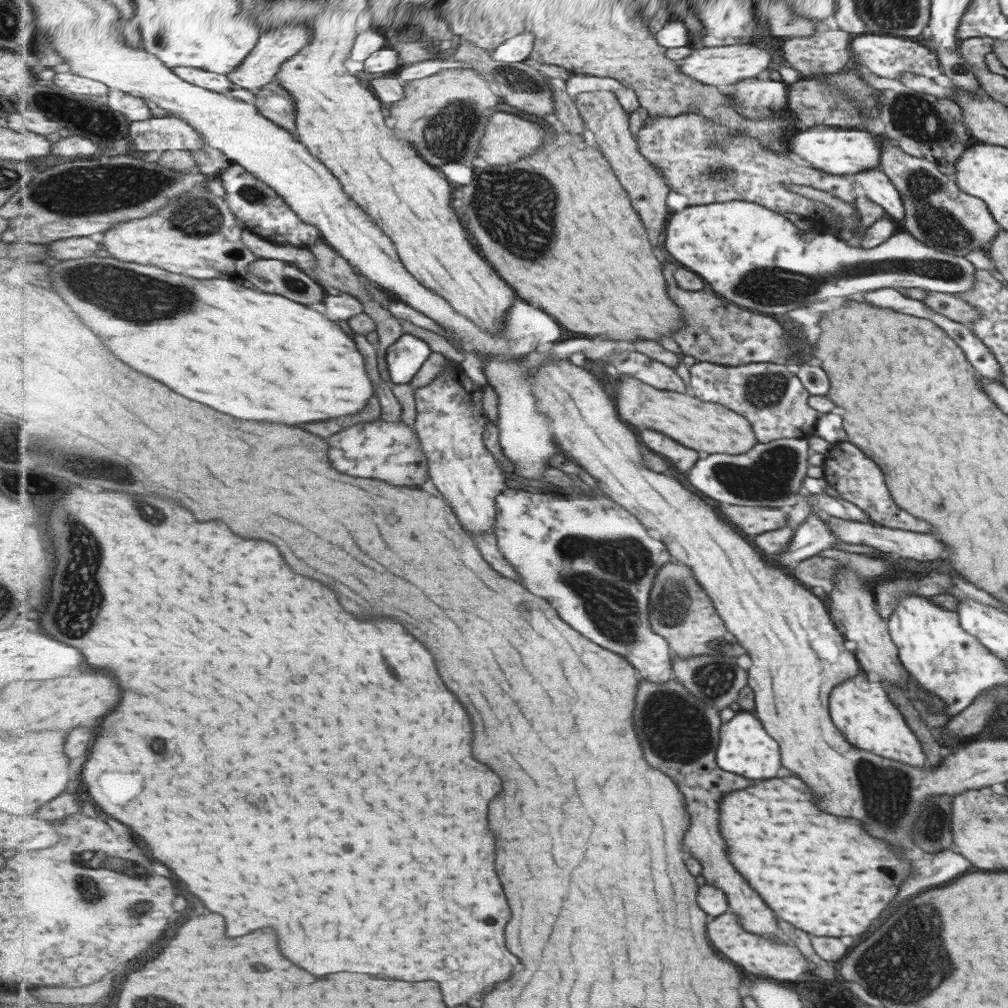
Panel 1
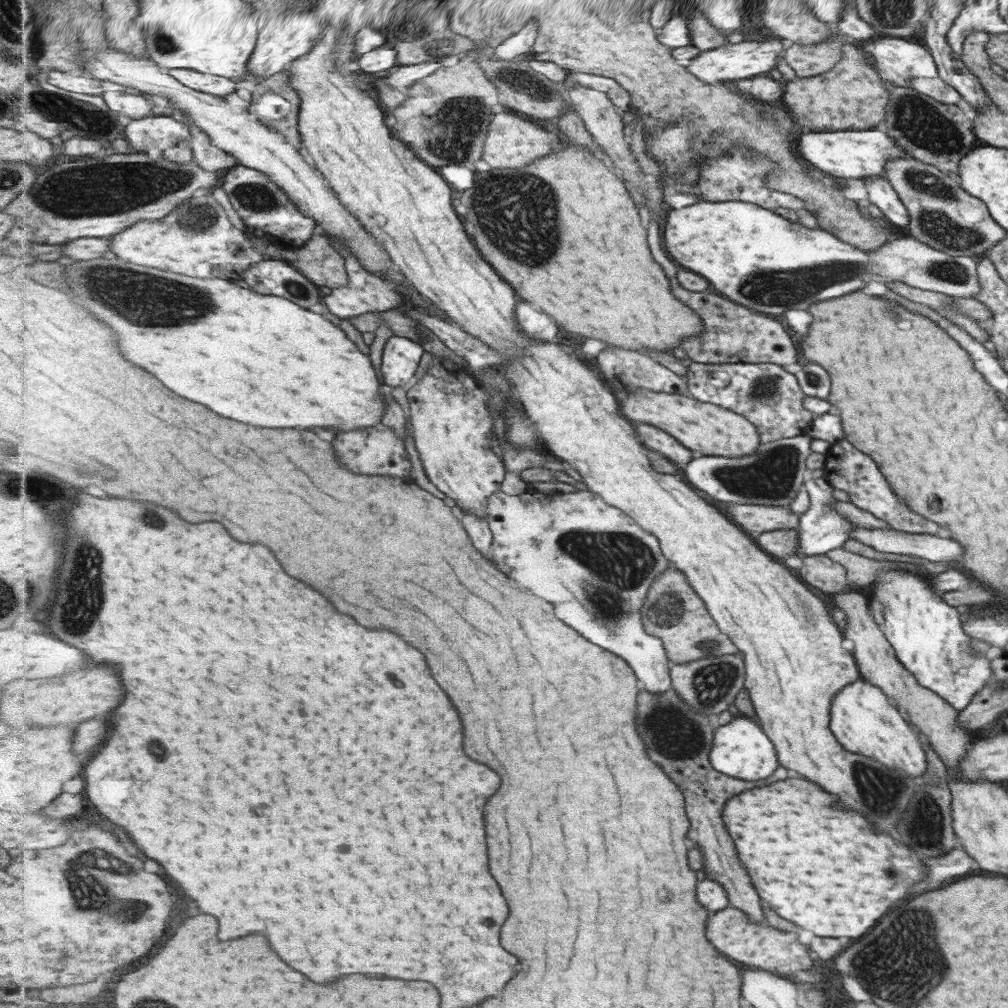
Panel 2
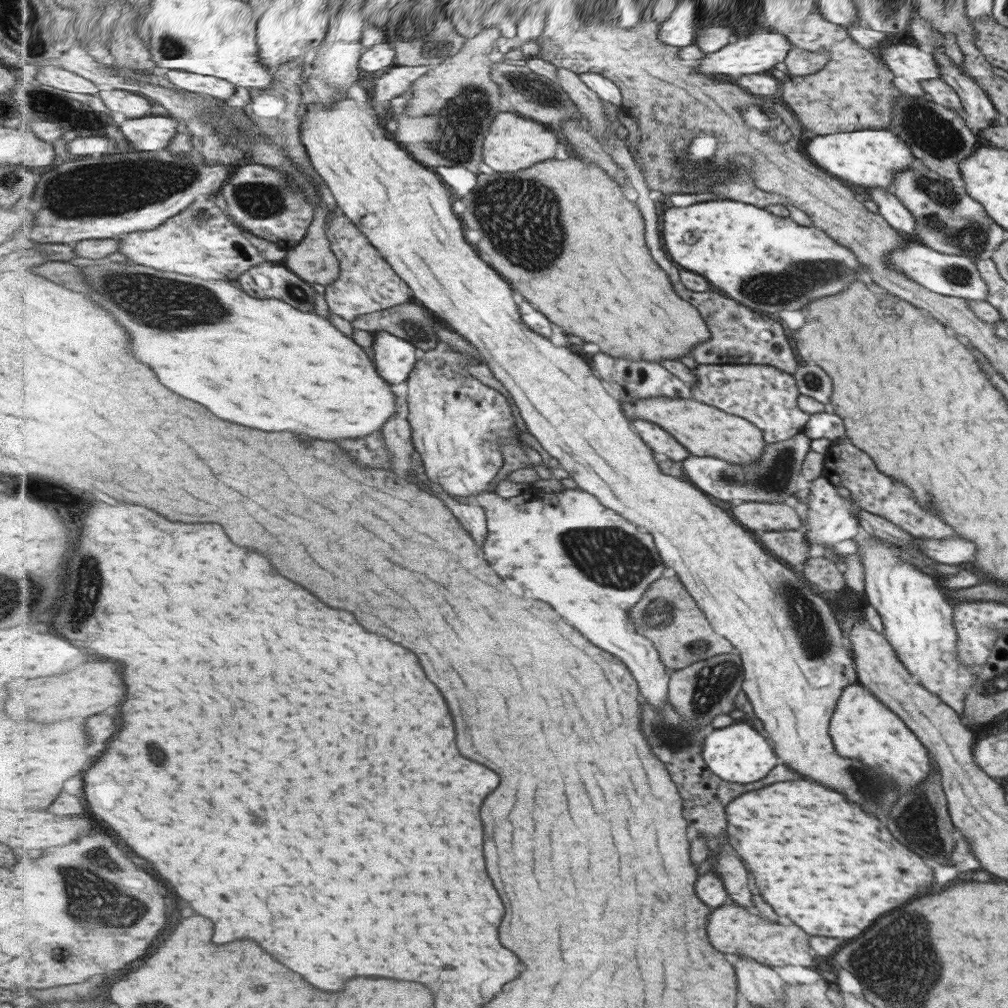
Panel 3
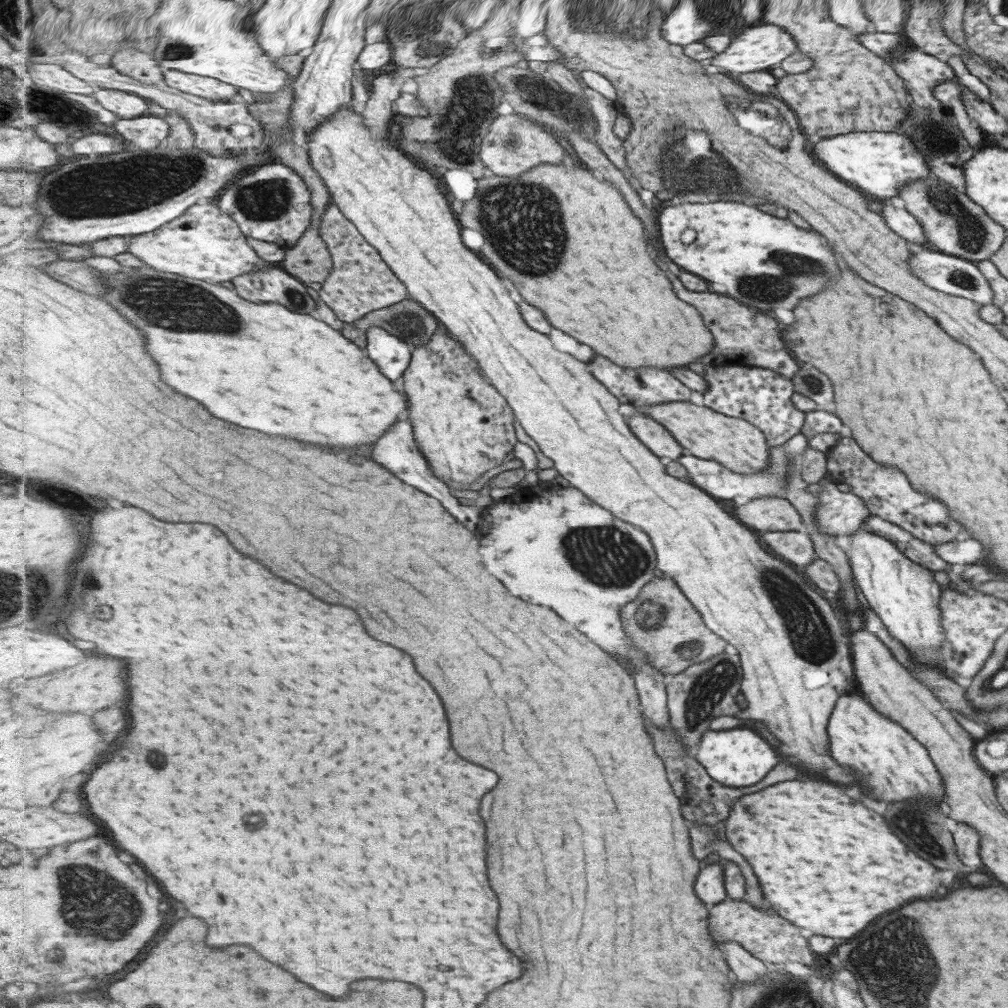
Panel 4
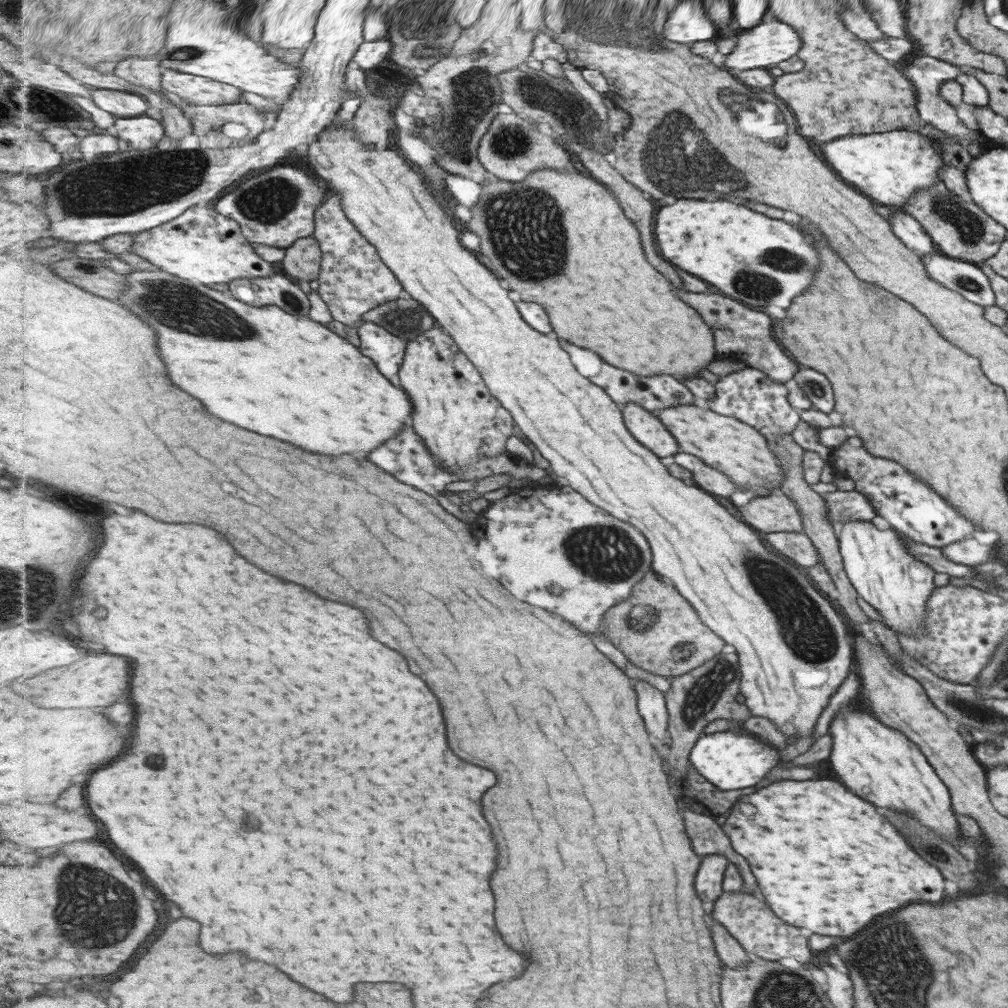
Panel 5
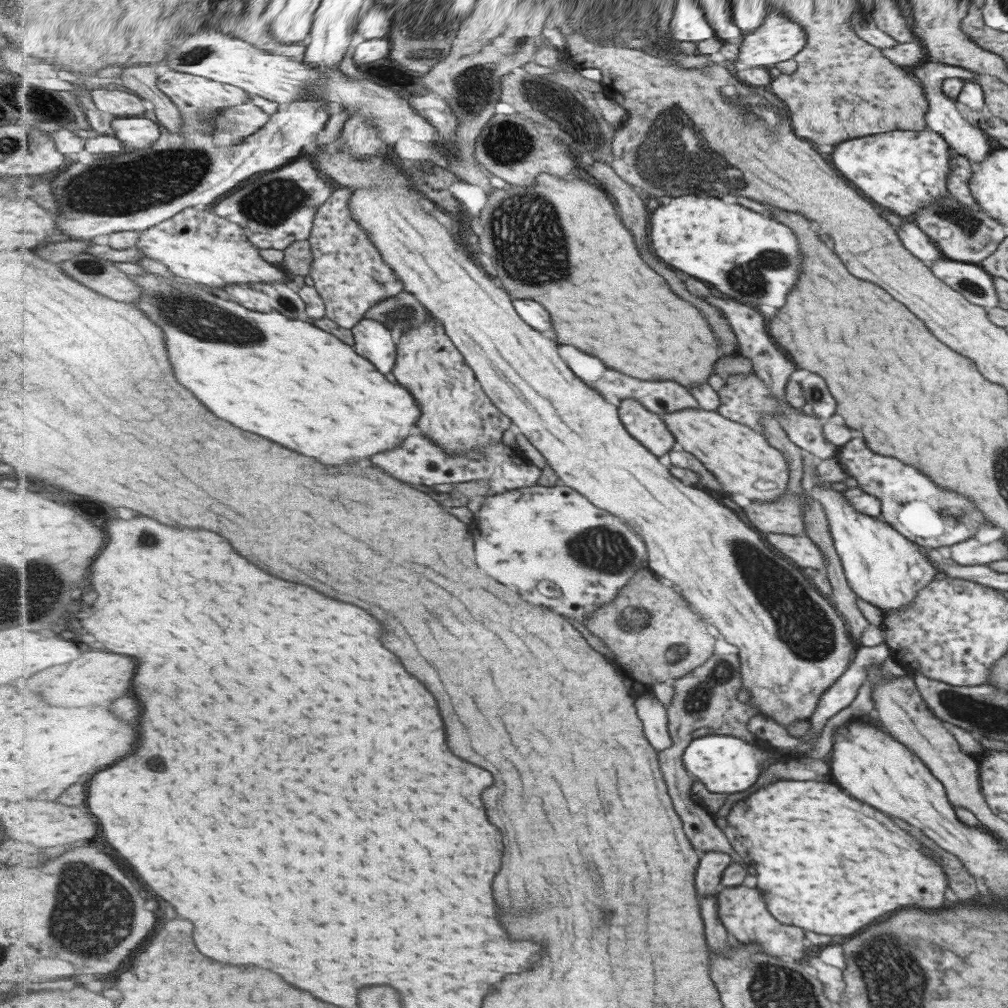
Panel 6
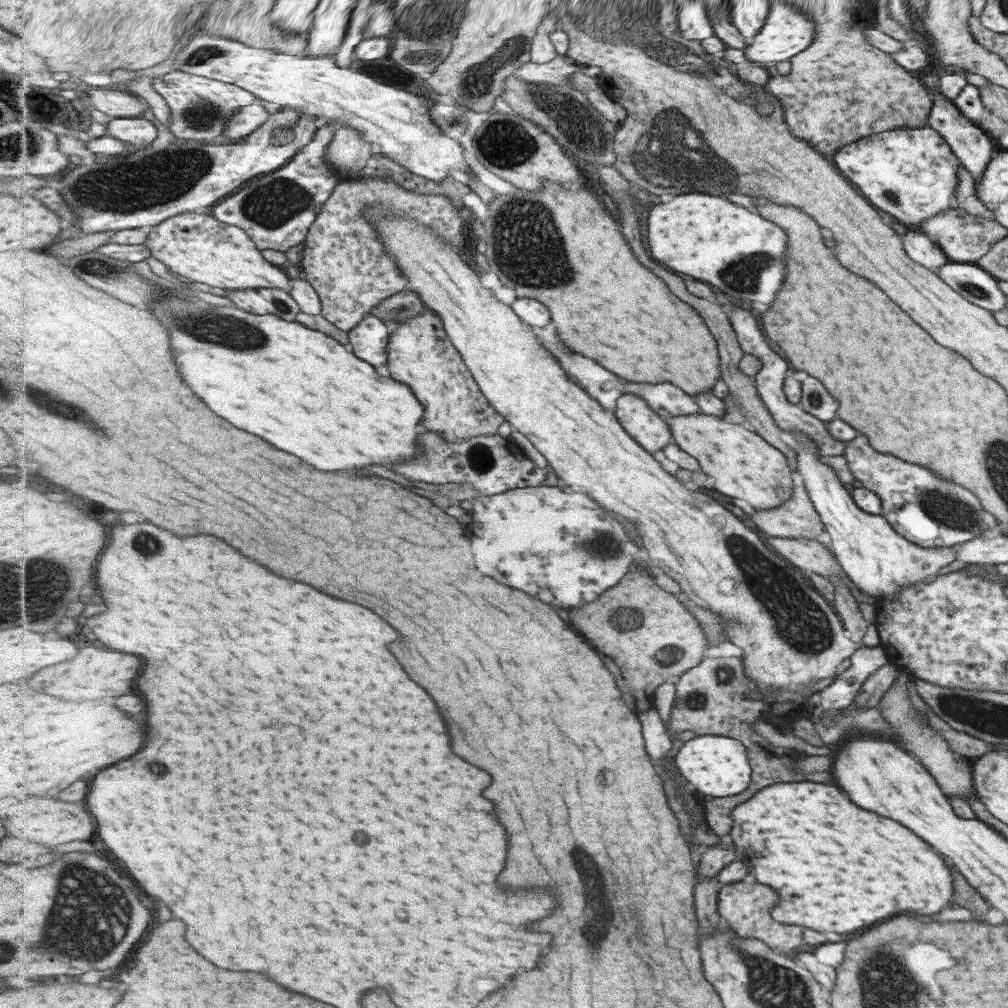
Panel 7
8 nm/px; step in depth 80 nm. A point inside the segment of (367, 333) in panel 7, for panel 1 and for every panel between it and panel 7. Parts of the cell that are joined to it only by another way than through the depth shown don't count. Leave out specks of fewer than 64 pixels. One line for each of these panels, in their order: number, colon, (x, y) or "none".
1: (405, 358)
2: (402, 356)
3: (396, 358)
4: (393, 355)
5: (388, 351)
6: (372, 340)

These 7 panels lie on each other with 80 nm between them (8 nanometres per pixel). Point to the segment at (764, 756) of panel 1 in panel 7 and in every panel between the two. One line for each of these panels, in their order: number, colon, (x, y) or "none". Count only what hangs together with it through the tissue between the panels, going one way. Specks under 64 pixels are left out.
2: (741, 750)
3: (737, 753)
4: (737, 757)
5: (729, 761)
6: (724, 764)
7: (716, 766)

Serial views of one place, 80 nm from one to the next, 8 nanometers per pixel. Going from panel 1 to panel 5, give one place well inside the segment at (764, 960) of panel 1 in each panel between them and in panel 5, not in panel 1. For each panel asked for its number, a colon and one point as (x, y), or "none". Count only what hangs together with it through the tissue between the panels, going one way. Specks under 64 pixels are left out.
2: (753, 945)
3: (735, 930)
4: (765, 936)
5: (750, 922)

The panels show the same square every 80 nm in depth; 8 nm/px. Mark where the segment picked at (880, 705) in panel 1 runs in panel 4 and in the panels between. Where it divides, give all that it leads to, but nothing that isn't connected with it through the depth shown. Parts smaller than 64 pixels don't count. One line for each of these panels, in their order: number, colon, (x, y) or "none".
2: (863, 720)
3: (862, 727)
4: (887, 757)

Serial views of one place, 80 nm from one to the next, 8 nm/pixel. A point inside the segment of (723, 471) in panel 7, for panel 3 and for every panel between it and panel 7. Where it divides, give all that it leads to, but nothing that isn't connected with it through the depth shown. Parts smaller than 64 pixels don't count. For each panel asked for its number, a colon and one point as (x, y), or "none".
3: (704, 430)
4: (740, 447)
5: (738, 450)
6: (743, 461)

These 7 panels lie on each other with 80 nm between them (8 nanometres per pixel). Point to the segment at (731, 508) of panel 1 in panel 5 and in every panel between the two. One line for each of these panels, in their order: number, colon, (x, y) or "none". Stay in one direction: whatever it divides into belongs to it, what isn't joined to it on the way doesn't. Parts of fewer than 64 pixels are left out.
2: (755, 517)
3: (768, 516)
4: (771, 514)
5: (775, 513)

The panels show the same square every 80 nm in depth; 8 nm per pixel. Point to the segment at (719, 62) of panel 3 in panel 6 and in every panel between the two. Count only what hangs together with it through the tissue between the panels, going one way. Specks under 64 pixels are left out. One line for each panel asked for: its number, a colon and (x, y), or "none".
4: (758, 47)
5: (770, 42)
6: (776, 39)

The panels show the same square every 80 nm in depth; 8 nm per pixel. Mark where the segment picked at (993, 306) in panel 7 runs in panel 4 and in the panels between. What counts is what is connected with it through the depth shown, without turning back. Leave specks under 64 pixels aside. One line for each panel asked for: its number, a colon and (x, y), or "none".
4: (945, 273)
5: (965, 279)
6: (966, 278)

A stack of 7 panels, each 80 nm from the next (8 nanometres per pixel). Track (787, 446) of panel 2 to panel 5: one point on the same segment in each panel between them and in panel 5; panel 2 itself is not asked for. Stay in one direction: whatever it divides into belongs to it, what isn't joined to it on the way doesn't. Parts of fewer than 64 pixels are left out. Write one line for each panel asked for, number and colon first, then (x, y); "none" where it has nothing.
3: (773, 476)
4: (710, 475)
5: (710, 480)

